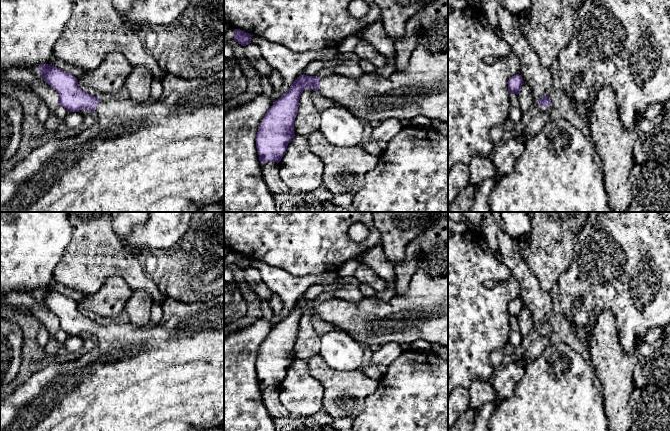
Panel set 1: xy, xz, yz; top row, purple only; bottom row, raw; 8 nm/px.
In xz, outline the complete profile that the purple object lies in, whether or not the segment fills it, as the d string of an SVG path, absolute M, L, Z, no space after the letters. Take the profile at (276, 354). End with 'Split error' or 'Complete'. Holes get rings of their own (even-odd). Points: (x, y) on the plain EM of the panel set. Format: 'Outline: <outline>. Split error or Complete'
Outline: M418 270L411 278L405 294L396 294L388 301L375 296L365 297L359 303L332 298L319 303L317 300L301 299L289 314L274 325L264 340L257 359L256 372L259 385L279 387L294 358L294 346L298 337L302 316L311 312L320 315L334 329L343 330L360 344L383 346L390 342L412 344L423 340L431 345L448 347L448 276L432 276Z. Split error

